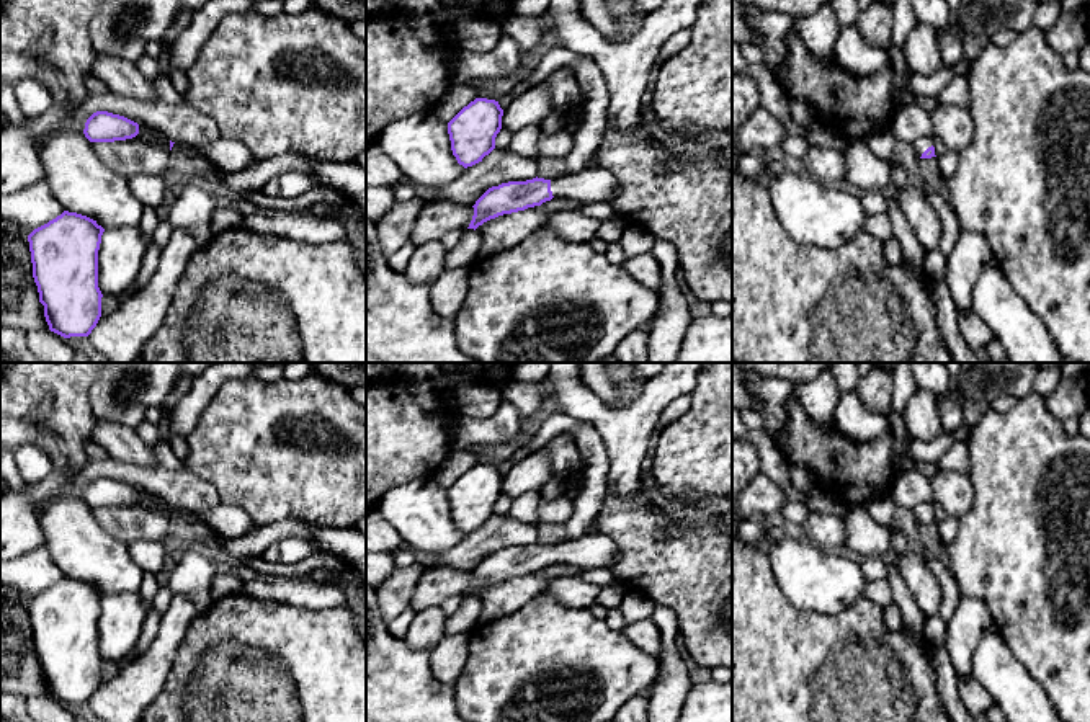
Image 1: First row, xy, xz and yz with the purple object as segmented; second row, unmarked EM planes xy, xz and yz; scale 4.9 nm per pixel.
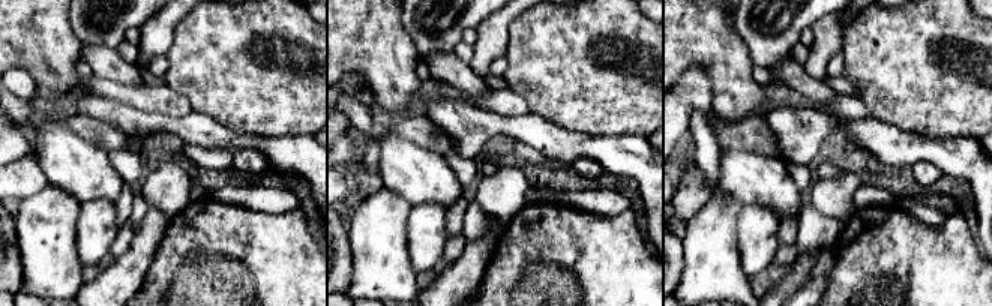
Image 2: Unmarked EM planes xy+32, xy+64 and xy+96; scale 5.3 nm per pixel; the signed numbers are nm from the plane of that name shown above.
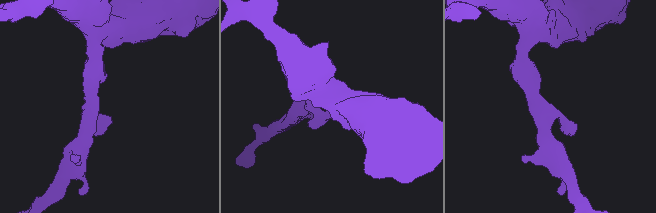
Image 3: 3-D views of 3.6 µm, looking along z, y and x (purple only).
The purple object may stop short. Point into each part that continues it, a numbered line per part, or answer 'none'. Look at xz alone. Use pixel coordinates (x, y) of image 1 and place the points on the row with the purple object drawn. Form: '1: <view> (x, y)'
1: xz (594, 185)

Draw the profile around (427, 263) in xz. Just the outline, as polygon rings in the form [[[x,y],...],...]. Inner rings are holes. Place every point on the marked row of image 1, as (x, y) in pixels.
[[[431,240],[420,247],[415,247],[404,276],[410,279],[413,284],[431,284],[435,283],[444,271],[444,258],[448,250],[441,243],[441,240]]]

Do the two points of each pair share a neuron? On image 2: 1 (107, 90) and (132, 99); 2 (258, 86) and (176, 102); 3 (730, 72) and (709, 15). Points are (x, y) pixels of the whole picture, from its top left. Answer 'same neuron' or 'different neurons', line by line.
1: same neuron
2: different neurons
3: same neuron

